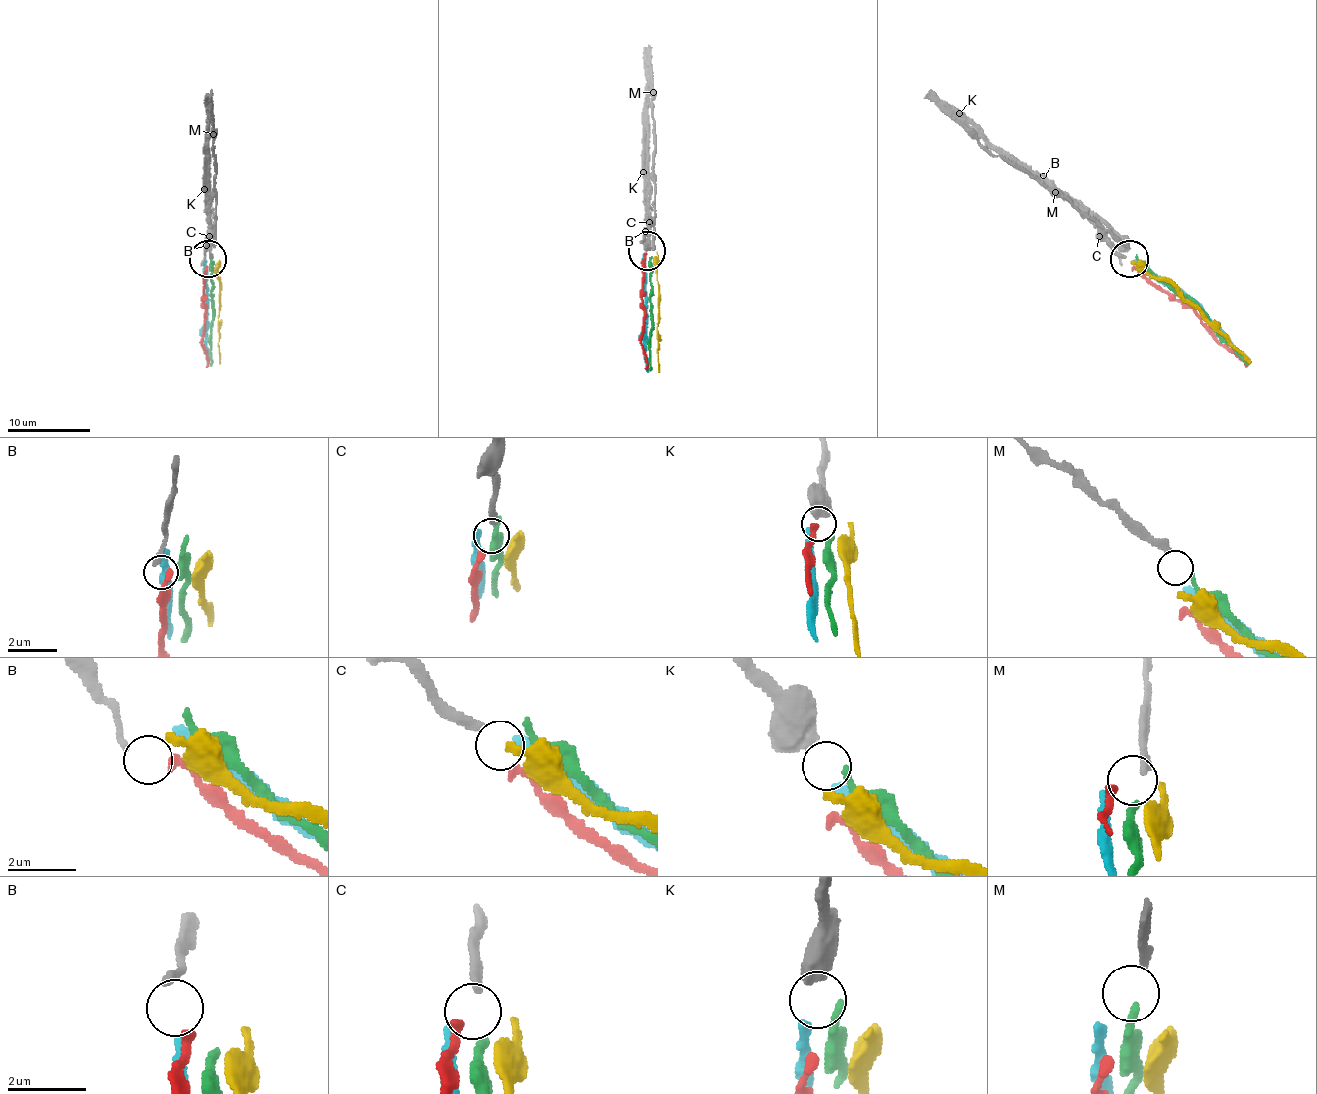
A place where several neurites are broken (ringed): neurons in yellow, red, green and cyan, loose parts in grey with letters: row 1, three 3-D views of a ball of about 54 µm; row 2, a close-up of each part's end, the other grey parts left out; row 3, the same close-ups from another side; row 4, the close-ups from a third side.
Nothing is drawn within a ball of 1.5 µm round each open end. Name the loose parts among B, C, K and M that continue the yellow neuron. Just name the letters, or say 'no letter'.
no letter

